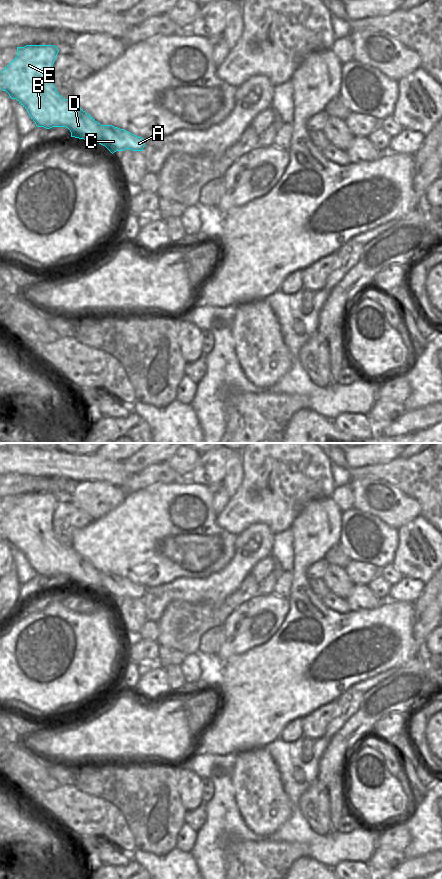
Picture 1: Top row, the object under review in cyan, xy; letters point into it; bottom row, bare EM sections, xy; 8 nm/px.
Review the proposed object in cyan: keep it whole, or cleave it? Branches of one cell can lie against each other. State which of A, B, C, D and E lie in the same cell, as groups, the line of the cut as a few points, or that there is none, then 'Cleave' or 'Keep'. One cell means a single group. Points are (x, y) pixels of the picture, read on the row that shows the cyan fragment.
Groups: A C / B D E. Split along xy (100, 125), (103, 144). Cleave.

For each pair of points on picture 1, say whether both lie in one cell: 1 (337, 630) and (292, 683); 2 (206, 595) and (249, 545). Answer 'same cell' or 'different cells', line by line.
1: same cell
2: same cell

